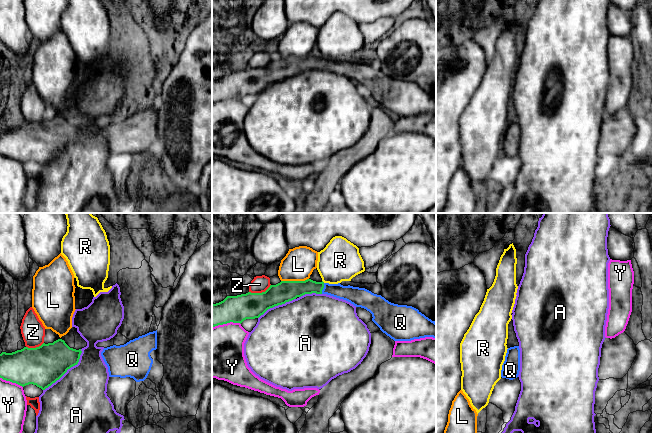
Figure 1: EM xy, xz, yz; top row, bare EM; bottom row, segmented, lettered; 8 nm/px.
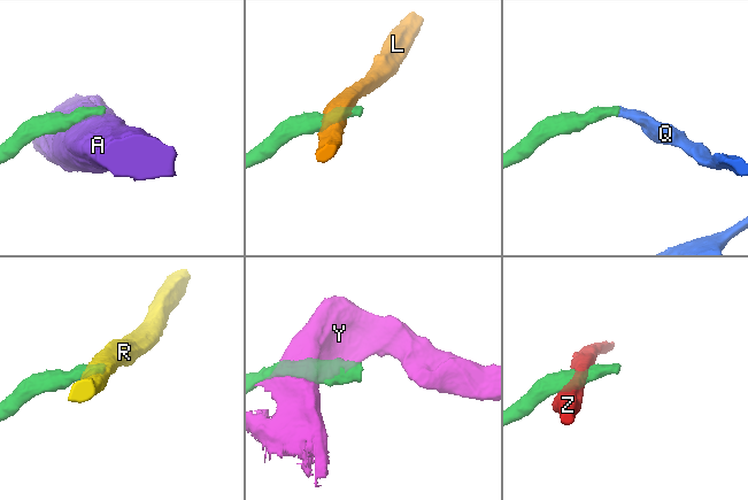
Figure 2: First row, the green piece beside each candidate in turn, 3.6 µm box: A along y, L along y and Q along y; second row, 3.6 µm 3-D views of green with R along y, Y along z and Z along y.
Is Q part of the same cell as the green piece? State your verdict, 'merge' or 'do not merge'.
merge

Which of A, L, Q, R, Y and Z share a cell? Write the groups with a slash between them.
A / L / Q / R / Y / Z

